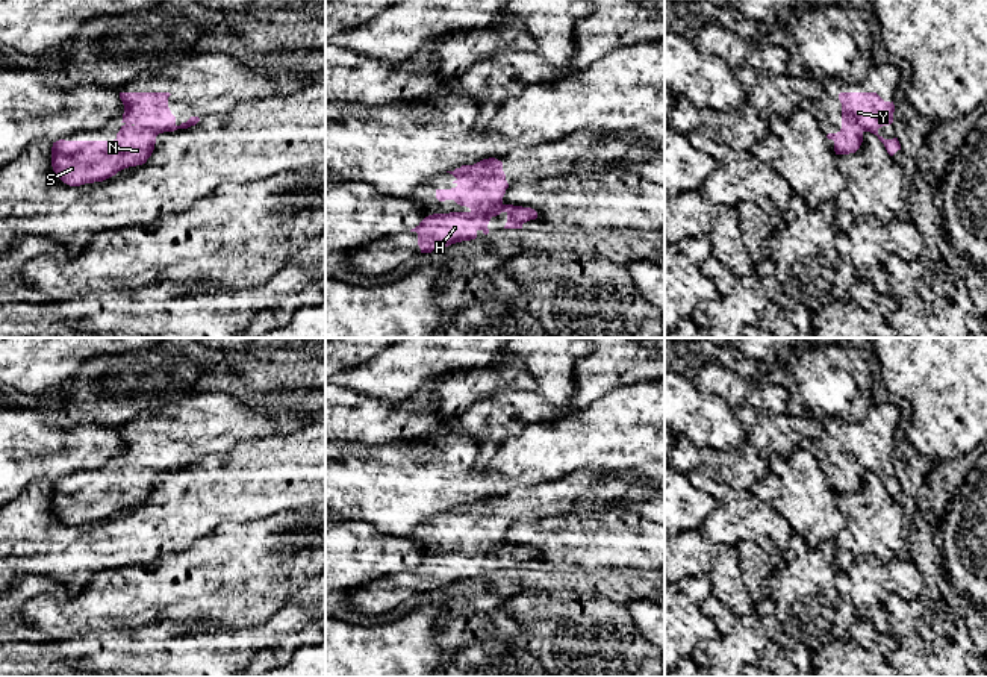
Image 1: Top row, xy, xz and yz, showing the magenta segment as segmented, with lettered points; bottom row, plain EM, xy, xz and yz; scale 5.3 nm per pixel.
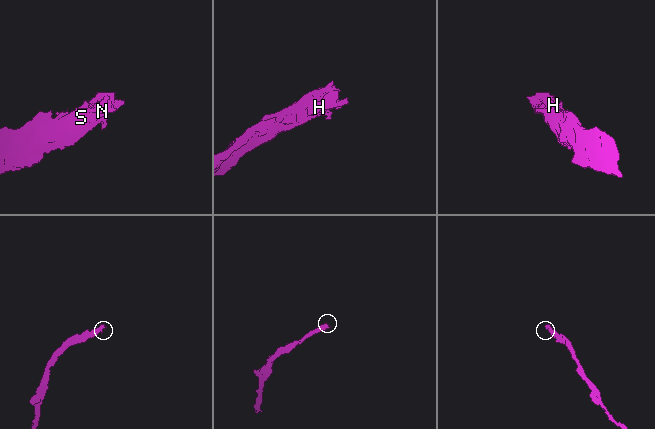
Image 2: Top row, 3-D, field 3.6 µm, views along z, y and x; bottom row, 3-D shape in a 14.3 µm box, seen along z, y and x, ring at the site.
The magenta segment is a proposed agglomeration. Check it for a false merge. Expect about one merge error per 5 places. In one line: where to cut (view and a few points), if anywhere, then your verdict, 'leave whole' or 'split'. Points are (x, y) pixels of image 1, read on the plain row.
cut none; leave whole

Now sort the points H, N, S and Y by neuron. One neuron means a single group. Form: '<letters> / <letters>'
H N S Y

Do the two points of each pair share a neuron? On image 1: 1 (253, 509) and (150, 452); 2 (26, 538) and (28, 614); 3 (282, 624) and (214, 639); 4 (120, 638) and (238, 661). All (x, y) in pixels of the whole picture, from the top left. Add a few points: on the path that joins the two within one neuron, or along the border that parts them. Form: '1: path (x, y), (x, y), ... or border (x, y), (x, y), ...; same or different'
1: border (200, 458), (186, 467), (164, 470), (155, 479); different
2: border (15, 576), (47, 574), (62, 585); different
3: path (265, 635), (253, 639), (230, 639); same
4: path (149, 661), (209, 661); same

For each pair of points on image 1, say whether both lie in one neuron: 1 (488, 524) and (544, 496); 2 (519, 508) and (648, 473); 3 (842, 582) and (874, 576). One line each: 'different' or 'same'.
1: same
2: different
3: same

